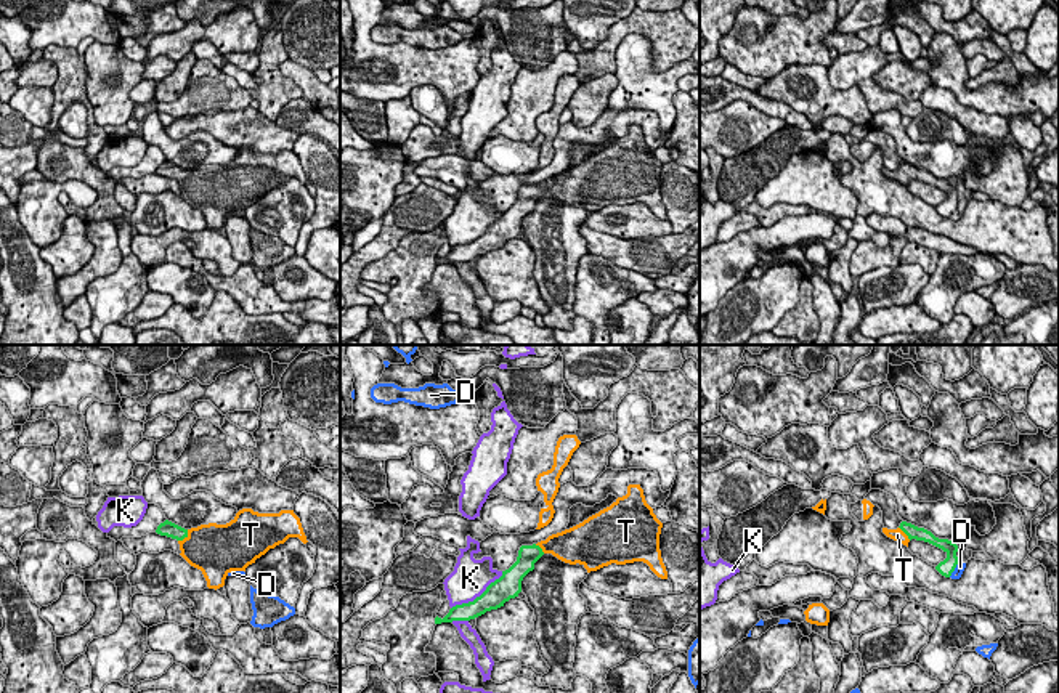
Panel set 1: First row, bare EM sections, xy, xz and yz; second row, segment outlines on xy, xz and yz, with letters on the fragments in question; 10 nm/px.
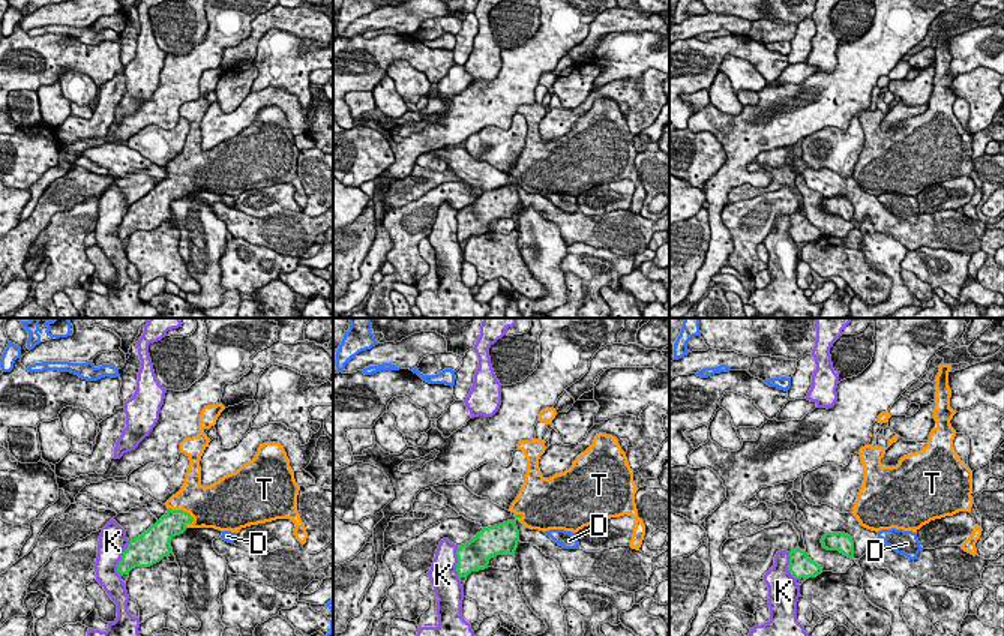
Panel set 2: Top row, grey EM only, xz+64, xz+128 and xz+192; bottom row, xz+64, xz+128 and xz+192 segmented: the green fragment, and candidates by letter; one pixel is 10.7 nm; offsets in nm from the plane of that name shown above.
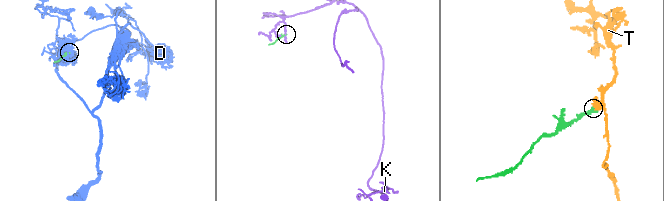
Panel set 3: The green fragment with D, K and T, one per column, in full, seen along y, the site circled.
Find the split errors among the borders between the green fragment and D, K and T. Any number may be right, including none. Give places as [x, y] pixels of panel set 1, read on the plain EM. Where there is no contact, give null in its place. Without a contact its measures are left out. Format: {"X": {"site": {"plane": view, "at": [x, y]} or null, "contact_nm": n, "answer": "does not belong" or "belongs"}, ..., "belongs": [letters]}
{"D": {"site": {"plane": "yz", "at": [953, 210]}, "contact_nm": 180, "answer": "does not belong"}, "K": {"site": {"plane": "xz", "at": [477, 238]}, "contact_nm": 650, "answer": "does not belong"}, "T": {"site": {"plane": "xy", "at": [185, 177]}, "contact_nm": 160, "answer": "belongs"}, "belongs": ["T"]}

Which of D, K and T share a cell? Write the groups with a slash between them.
D / K / T

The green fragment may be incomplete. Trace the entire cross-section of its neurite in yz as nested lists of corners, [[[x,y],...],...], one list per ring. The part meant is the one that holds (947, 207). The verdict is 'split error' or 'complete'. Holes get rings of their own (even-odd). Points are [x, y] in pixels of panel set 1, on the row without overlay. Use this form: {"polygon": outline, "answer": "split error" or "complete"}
{"polygon": [[[902,162],[897,170],[882,168],[882,173],[887,178],[891,178],[907,188],[911,180],[916,180],[916,181],[924,181],[924,183],[929,183],[929,184],[942,189],[947,194],[947,199],[943,202],[940,202],[935,207],[935,210],[945,218],[950,218],[958,205],[958,197],[956,197],[958,186],[948,180],[935,178],[931,172],[927,172],[924,168],[918,168],[911,164]]], "answer": "split error"}

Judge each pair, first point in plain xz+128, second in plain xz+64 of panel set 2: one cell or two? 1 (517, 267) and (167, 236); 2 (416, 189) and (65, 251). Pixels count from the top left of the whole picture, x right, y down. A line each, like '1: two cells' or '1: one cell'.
1: one cell
2: two cells

